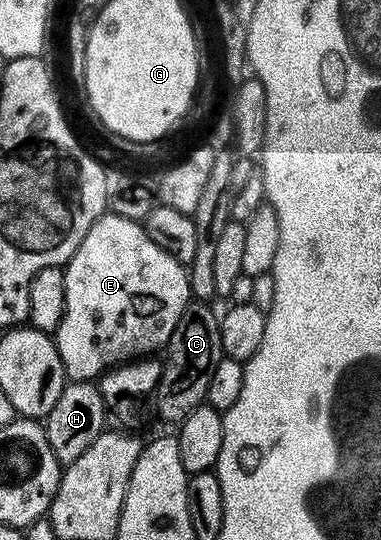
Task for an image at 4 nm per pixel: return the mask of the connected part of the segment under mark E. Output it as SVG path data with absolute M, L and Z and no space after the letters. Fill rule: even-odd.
M103 214L92 230L88 230L73 258L64 265L64 314L52 337L67 377L71 381L93 381L120 364L149 357L157 353L154 352L157 348L165 349L172 330L176 330L176 322L180 322L186 305L192 300L190 280L182 268L185 268L183 261L167 252L139 221Z

